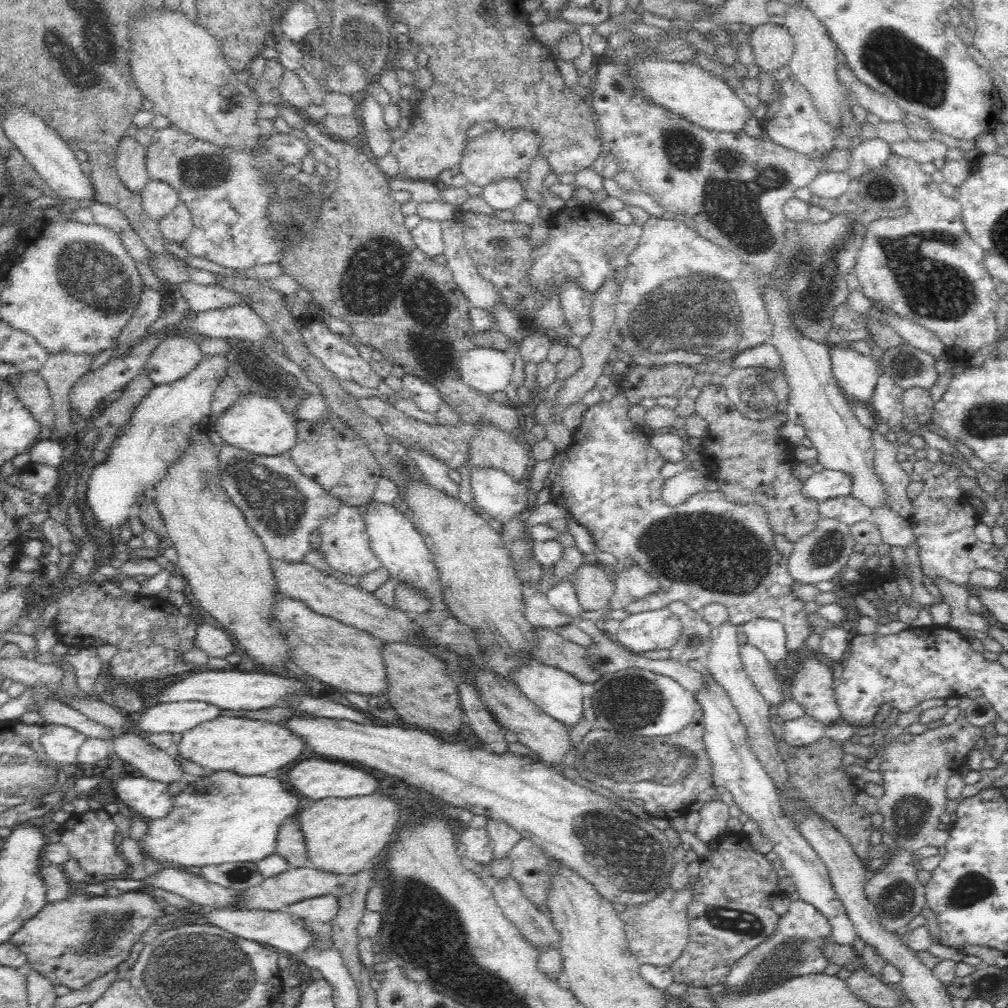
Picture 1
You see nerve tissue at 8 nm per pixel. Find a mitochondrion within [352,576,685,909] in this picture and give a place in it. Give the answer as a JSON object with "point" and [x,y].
{"point":[626,853]}

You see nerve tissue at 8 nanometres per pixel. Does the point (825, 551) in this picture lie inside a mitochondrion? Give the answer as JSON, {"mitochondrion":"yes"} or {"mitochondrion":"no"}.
{"mitochondrion":"yes"}

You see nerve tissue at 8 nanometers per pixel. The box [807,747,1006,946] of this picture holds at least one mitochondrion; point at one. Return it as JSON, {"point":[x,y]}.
{"point":[912,812]}

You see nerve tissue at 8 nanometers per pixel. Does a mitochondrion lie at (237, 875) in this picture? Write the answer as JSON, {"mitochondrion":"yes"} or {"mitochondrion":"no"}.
{"mitochondrion":"yes"}

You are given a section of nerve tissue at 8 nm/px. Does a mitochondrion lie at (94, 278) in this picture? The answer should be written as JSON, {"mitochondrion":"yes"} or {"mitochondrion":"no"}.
{"mitochondrion":"yes"}

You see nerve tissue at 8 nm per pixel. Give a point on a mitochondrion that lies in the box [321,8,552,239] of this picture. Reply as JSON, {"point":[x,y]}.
{"point":[356,33]}

